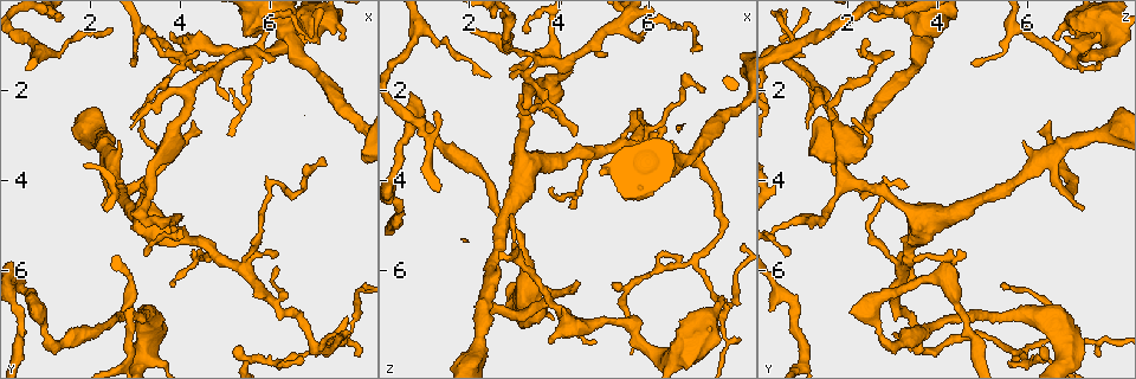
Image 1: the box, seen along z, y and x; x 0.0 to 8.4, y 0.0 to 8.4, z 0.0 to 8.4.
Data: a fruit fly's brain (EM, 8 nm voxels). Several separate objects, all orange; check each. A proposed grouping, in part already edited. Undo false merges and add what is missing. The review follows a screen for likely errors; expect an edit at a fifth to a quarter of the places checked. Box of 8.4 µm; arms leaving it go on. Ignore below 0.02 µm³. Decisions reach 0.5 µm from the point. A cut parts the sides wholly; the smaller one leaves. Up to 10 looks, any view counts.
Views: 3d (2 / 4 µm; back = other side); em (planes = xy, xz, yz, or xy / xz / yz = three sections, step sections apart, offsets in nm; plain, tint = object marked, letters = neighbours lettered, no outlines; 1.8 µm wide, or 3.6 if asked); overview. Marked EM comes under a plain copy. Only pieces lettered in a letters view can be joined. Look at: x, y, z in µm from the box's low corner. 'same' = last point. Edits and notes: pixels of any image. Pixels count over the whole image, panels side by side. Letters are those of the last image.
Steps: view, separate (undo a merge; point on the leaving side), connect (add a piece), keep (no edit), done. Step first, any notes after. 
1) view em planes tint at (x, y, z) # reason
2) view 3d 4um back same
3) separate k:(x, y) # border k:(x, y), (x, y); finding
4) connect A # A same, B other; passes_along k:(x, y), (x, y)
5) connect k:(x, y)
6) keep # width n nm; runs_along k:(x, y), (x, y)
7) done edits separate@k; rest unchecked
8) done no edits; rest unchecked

view 3d 2um at (3.80, 0.80, 7.60)

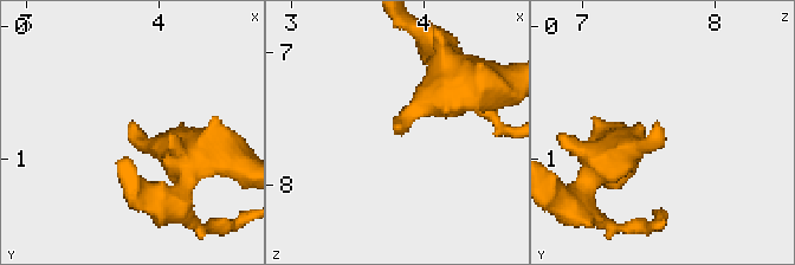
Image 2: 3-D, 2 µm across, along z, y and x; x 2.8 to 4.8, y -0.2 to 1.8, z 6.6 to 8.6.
view em 3.6um yz step 8 letters at (3.78, 0.78, 7.62) # shape alone is not enough

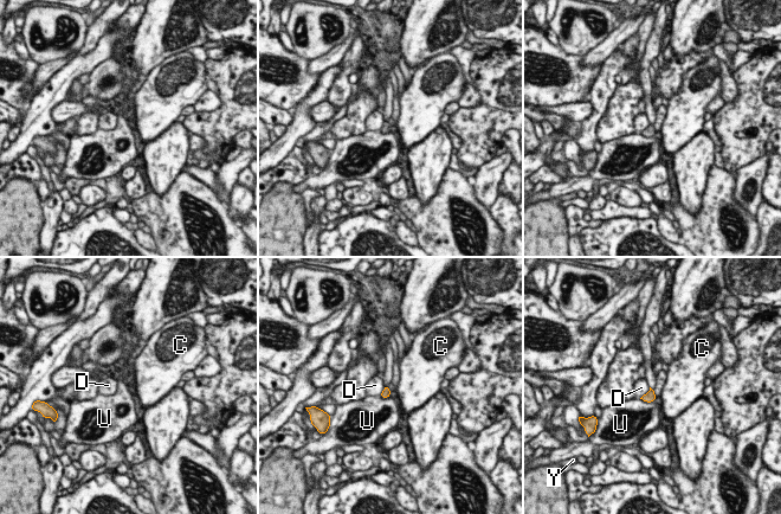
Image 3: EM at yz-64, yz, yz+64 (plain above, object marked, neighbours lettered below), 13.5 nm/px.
keep # C other, D other, U other, Y other; border 3:(639, 398), (651, 402); none of them fits

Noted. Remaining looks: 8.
view 3d 2um at (7.65, 0.85, 6.60) # branch stops here

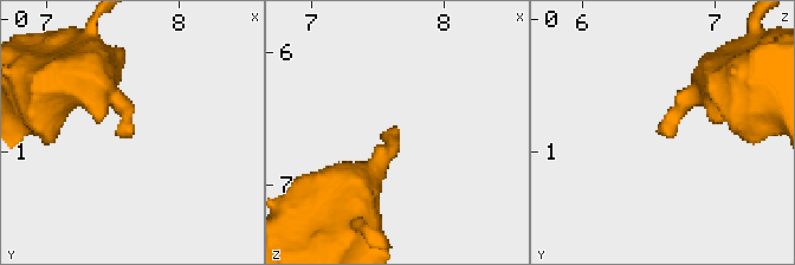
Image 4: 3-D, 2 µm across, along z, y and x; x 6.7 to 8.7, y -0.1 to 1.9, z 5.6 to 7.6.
view em xy step 4 letters at (7.68, 0.84, 6.56) # shape alone is not enough

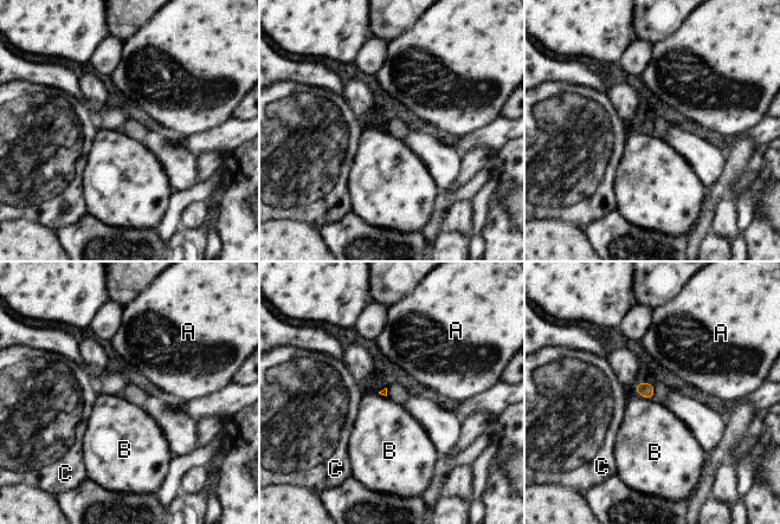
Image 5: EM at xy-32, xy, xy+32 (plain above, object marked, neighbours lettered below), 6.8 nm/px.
keep # longest_contact B 130 nm; A other, B other, C other; none of them fits

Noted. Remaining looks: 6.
view 3d 4um at (3.30, 5.70, 0.70) # end of a long branch

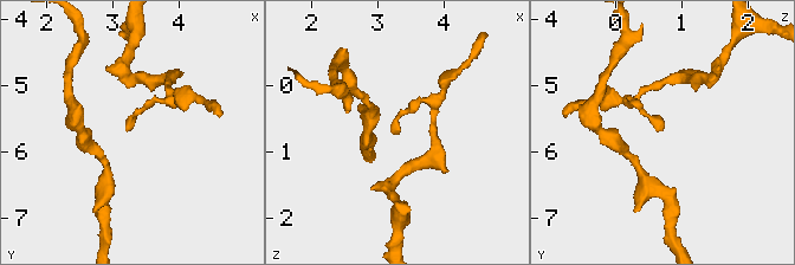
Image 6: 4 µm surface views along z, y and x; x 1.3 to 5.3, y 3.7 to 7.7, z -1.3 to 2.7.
view em planes tint at (3.25, 5.70, 0.65) # now the EM

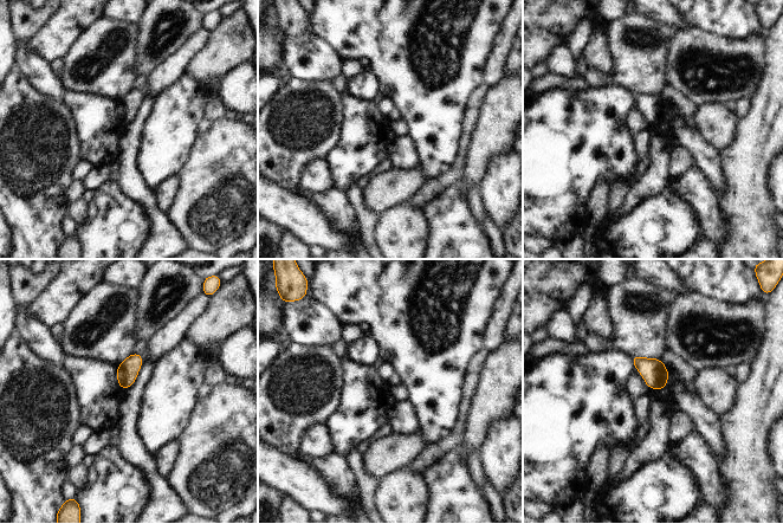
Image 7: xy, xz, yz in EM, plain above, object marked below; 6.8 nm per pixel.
view em planes letters same # what lies round it

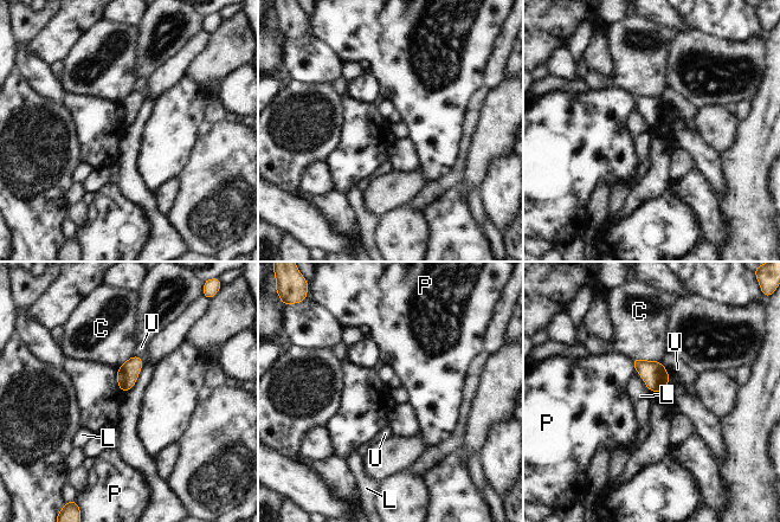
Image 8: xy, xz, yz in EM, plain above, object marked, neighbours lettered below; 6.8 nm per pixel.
keep # width 140 nm; C other, L other, P other, U other; border 8:(117, 368), (116, 381), (122, 392); none of them fits

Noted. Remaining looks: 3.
view 3d 2um at (5.25, 7.70, 6.30) # free end

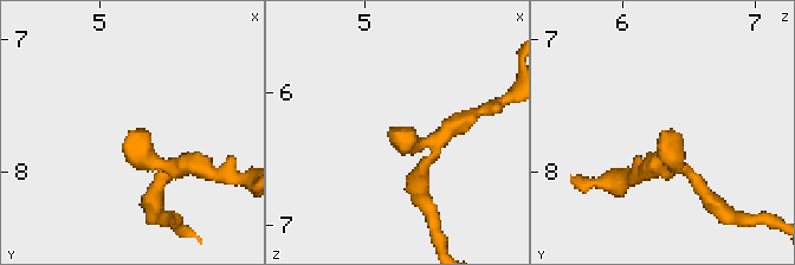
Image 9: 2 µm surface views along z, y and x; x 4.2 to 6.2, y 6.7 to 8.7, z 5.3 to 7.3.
view em planes tint at (5.20, 7.70, 6.32)

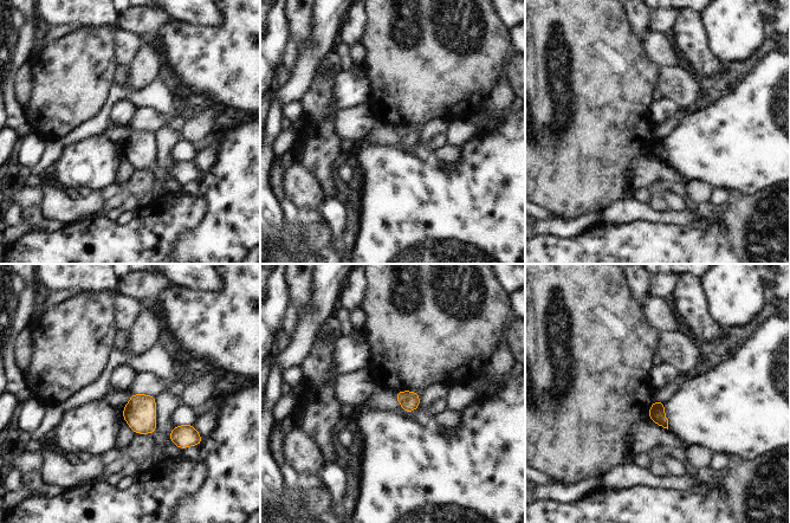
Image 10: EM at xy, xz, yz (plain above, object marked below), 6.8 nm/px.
view em planes letters same

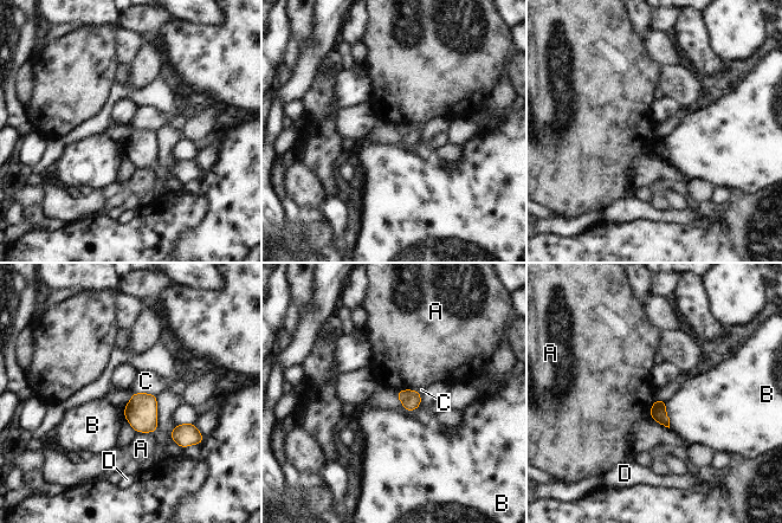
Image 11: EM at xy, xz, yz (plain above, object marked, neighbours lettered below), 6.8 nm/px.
keep # A other, B other, C other, D other; border 11:(417, 389), (399, 389), (396, 392); none of them fits

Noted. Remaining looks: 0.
done no edits; rest unchecked

